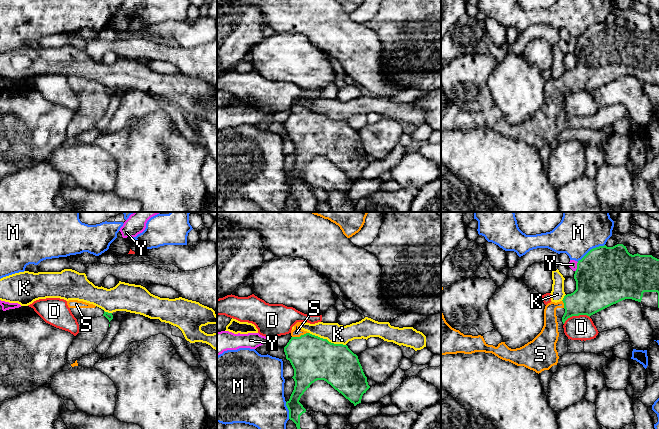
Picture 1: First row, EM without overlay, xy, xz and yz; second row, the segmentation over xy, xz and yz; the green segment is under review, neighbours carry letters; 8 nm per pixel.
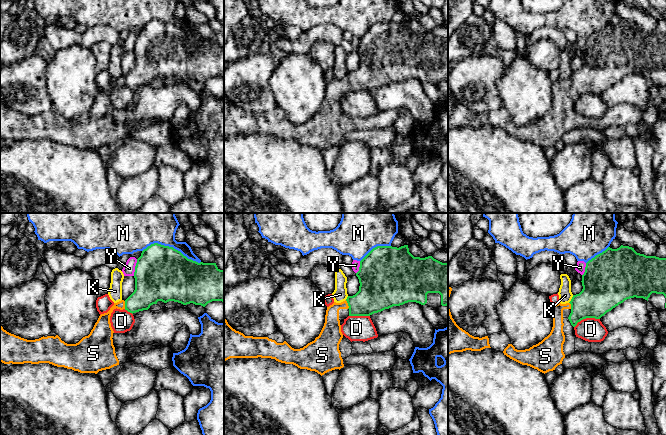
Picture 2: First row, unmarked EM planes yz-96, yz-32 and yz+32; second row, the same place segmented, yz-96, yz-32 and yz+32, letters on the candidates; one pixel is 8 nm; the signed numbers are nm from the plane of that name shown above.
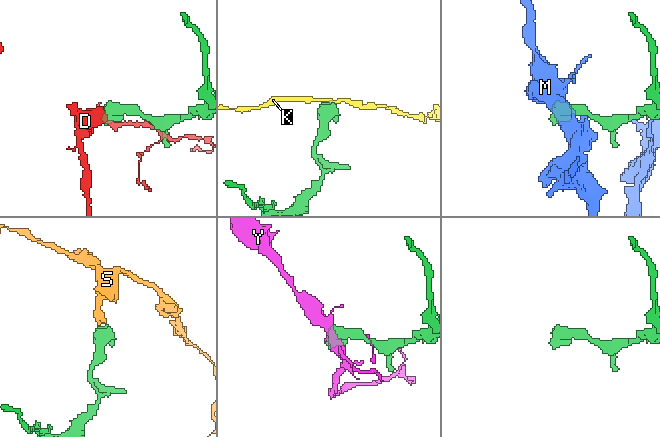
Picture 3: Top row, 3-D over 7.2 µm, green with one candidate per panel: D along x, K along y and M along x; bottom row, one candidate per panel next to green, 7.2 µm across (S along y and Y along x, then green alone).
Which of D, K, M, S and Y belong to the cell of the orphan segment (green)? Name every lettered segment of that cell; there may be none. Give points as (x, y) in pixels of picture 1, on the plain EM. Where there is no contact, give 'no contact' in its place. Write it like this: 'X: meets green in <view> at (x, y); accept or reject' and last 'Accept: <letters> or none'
D: meets green in yz at (576, 91); reject
K: meets green in xz at (326, 115); reject
M: meets green in yz at (591, 25); reject
S: meets green in xz at (301, 111); accept
Y: meets green in yz at (577, 43); reject
Accept: S

